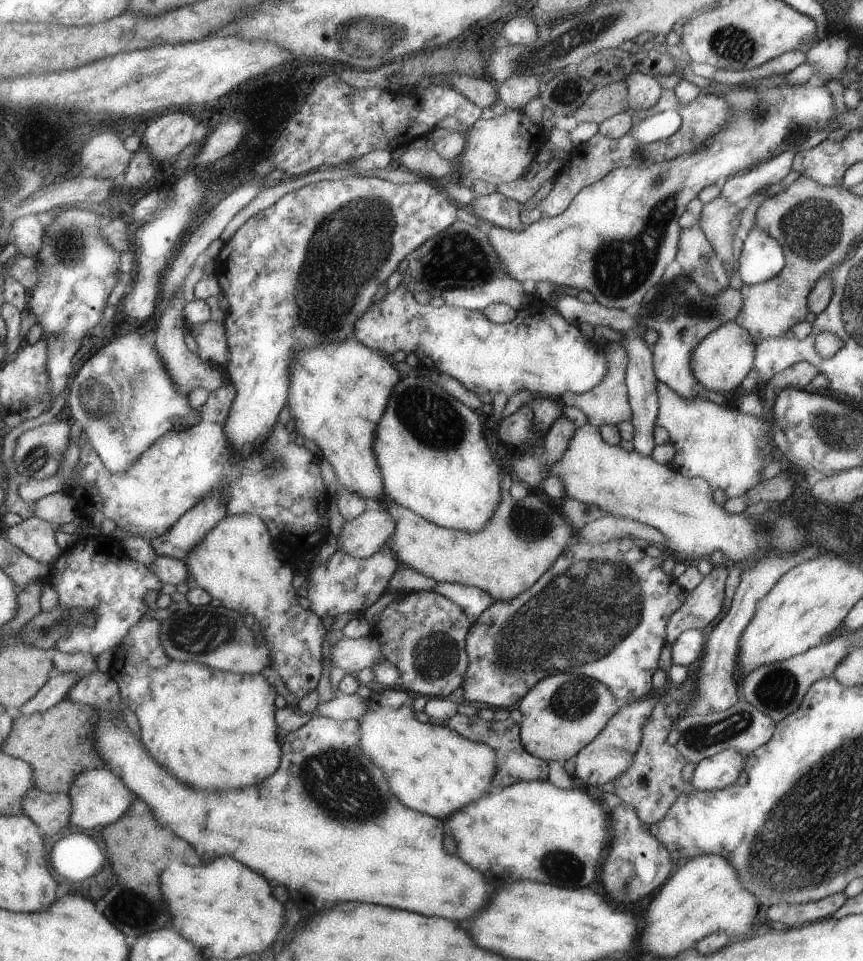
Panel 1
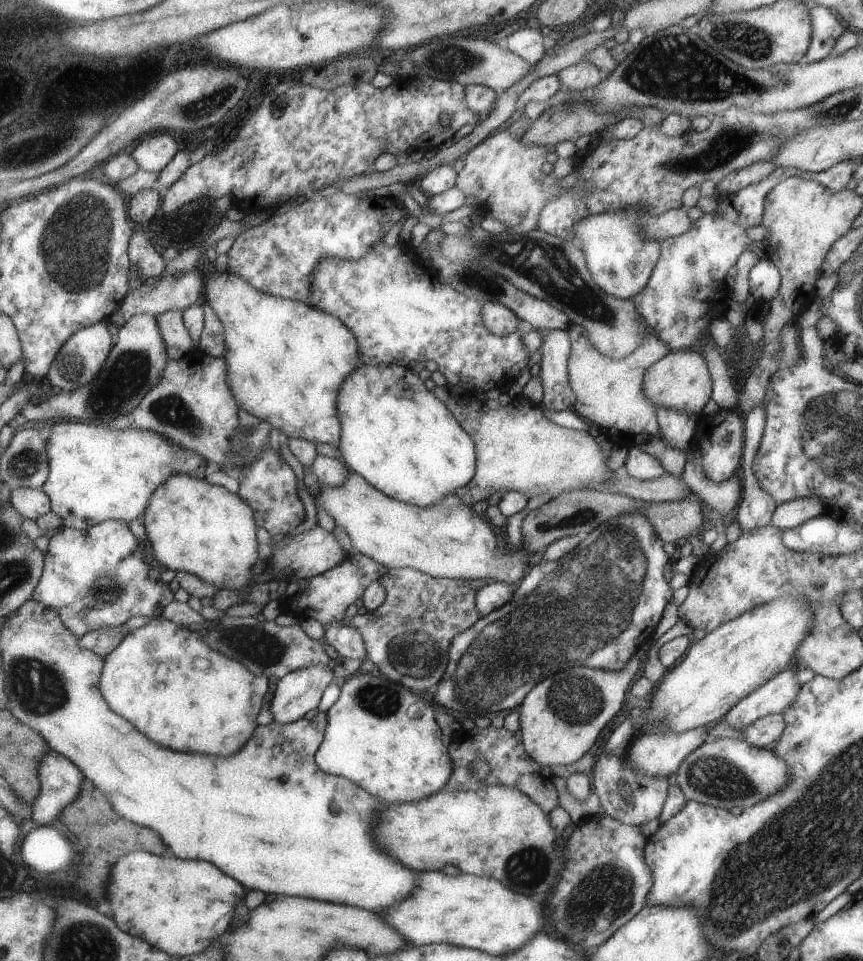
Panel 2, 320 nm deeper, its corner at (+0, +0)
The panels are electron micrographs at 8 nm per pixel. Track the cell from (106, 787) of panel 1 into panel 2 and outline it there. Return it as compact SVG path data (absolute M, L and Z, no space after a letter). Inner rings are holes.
M54 750L47 751L38 762L36 768L39 781L39 792L30 804L30 818L39 825L47 824L56 818L56 814L67 804L72 803L79 790L81 779L84 776L61 754Z

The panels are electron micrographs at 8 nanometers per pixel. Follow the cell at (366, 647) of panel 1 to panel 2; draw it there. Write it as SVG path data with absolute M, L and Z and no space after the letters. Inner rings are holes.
M309 664L297 668L278 680L268 708L272 721L285 725L299 720L309 710L318 708L325 686L332 682L333 666Z

